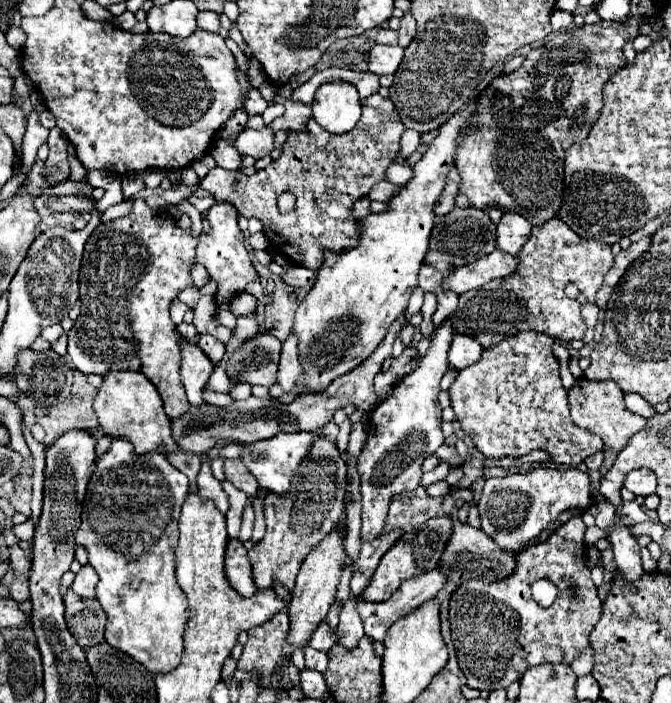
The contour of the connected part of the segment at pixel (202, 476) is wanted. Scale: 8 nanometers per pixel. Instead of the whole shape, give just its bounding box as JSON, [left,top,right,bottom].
[197,457,229,514]

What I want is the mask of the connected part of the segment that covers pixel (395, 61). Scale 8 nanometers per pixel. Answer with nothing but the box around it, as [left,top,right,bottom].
[369,45,403,75]

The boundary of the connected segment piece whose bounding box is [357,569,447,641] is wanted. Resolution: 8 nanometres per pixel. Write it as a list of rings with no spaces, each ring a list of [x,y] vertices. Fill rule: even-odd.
[[[433,569],[419,577],[403,581],[399,591],[385,603],[365,603],[363,599],[359,599],[357,605],[365,627],[365,635],[375,641],[383,641],[387,629],[395,621],[419,609],[423,603],[431,601],[445,583],[445,575],[439,569]]]

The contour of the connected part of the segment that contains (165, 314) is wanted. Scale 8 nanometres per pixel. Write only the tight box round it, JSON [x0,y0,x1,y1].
[67,199,197,419]

